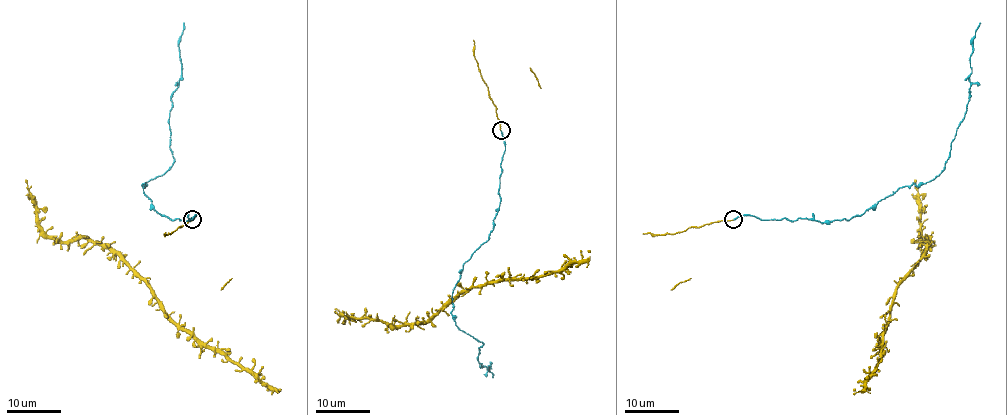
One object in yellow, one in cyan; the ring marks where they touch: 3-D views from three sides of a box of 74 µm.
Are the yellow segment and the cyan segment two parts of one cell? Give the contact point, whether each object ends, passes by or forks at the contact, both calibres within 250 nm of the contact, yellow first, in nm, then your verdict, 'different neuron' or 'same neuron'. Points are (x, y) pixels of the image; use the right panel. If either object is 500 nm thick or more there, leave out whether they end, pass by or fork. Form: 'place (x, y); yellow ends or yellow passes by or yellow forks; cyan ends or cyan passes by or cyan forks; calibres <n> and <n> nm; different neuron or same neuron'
place (733, 219); yellow ends; cyan ends; calibres 140 and 180 nm; same neuron

